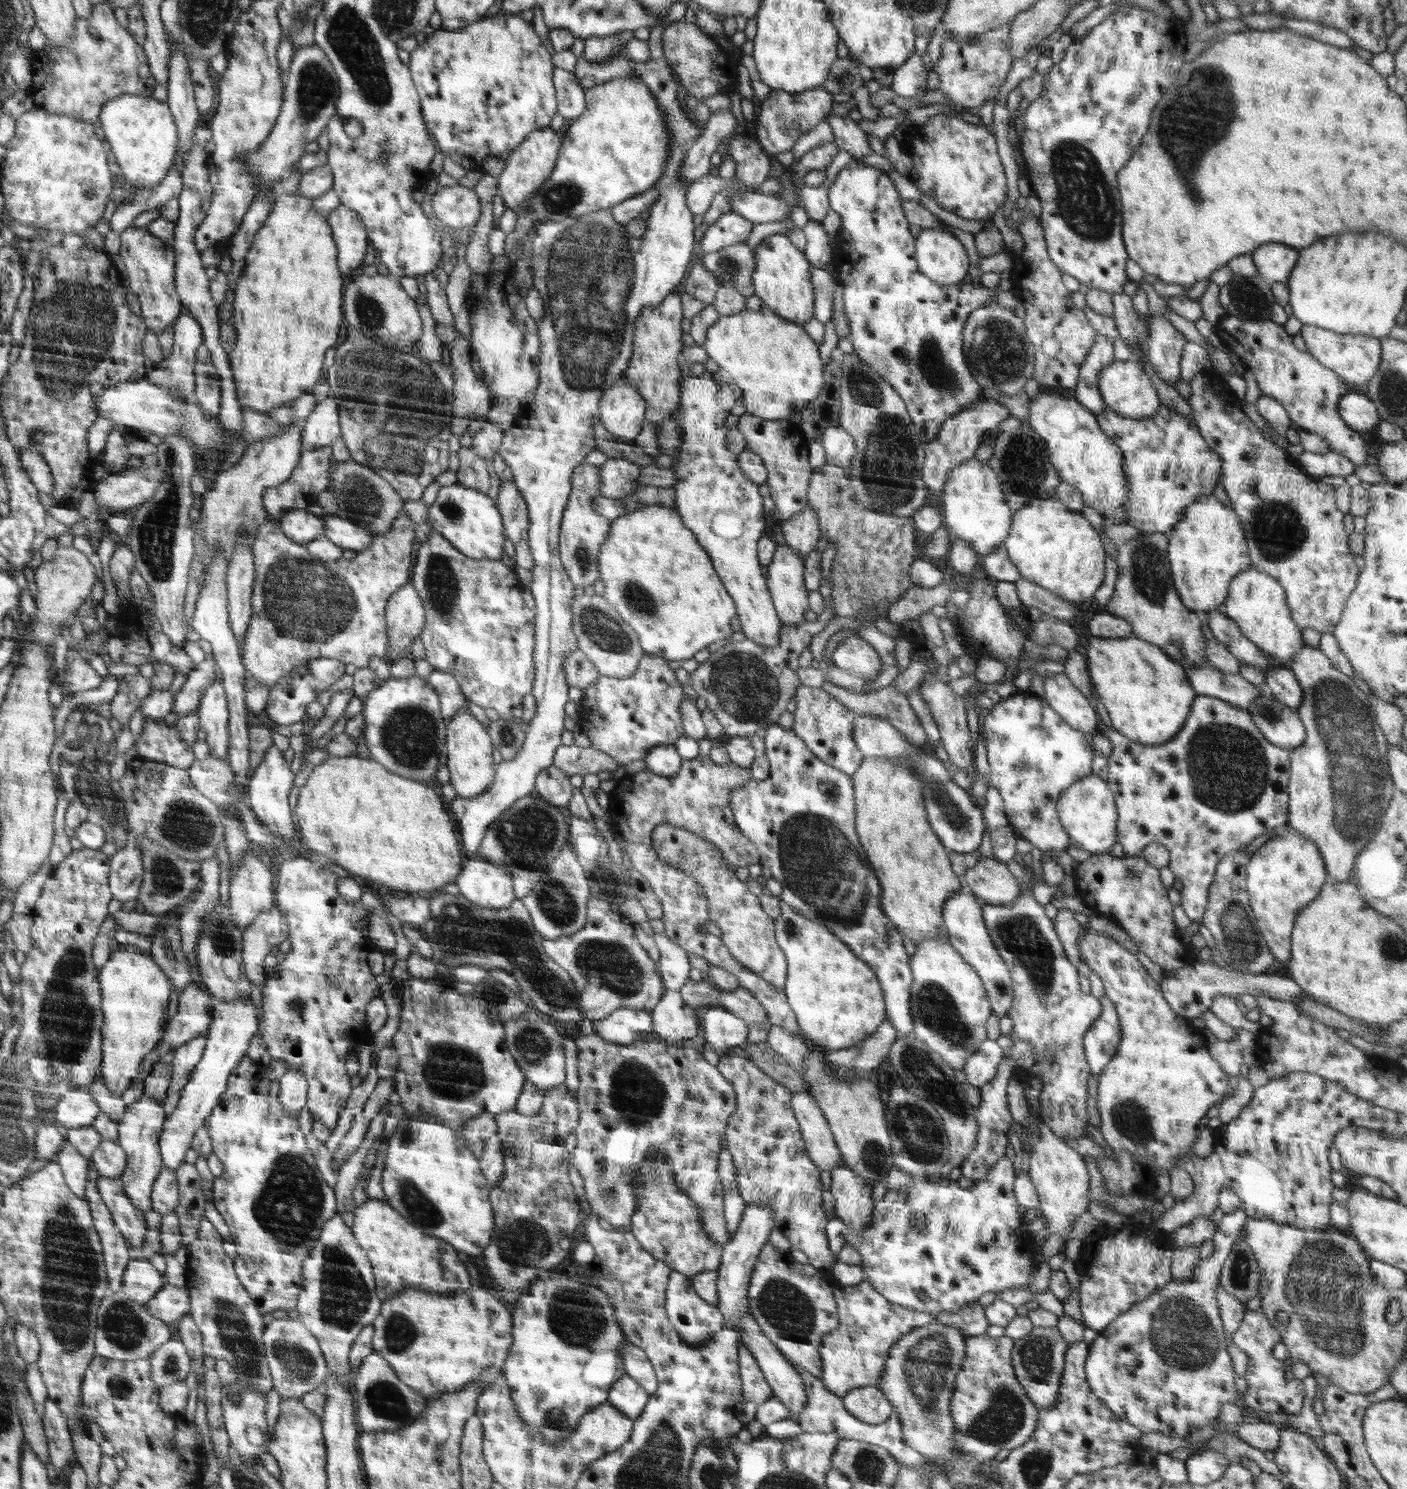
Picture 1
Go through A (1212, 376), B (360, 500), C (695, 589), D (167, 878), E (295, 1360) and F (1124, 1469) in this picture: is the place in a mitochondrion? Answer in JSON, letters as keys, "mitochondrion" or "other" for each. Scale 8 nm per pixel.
{"A":"other","B":"mitochondrion","C":"other","D":"mitochondrion","E":"mitochondrion","F":"other"}

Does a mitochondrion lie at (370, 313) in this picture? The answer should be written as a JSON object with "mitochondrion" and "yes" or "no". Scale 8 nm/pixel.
{"mitochondrion":"yes"}

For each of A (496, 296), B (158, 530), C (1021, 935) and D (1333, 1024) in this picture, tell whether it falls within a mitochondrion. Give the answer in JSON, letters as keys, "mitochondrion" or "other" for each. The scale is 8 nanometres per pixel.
{"A":"other","B":"mitochondrion","C":"mitochondrion","D":"other"}

